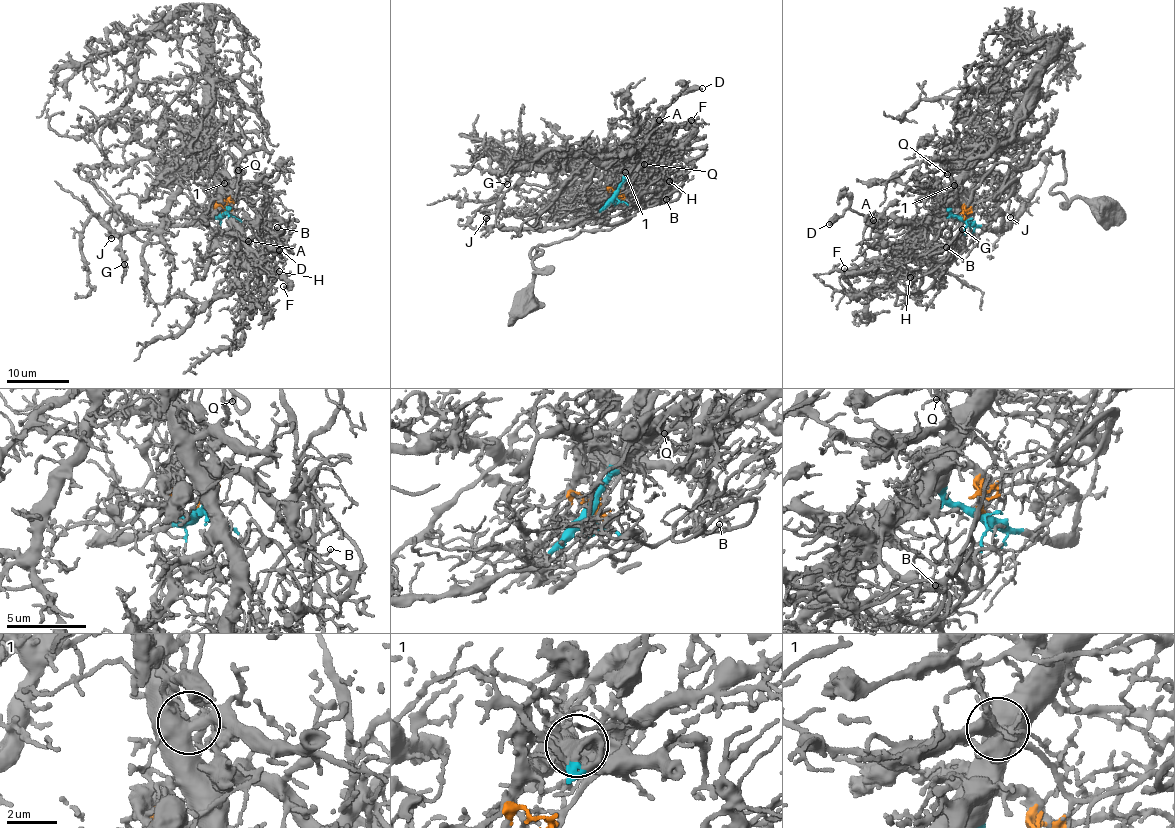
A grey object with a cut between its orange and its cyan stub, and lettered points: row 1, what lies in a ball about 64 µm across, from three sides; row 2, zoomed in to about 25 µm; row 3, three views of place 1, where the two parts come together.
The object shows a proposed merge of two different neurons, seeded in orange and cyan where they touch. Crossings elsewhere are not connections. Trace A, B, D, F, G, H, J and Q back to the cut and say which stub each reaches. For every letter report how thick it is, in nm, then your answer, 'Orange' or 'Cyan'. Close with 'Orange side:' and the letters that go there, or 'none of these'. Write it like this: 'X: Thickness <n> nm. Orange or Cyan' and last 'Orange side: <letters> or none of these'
A: Thickness 140 nm. Orange
B: Thickness 120 nm. Orange
D: Thickness 240 nm. Orange
F: Thickness 190 nm. Orange
G: Thickness 140 nm. Cyan
H: Thickness 120 nm. Orange
J: Thickness 70 nm. Cyan
Q: Thickness 170 nm. Cyan
Orange side: A, B, D, F, H

